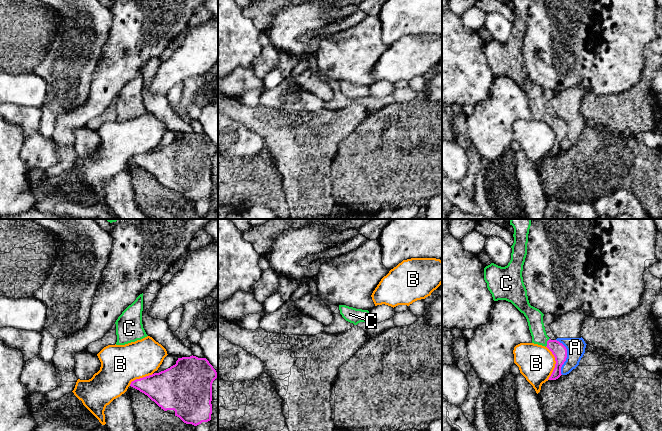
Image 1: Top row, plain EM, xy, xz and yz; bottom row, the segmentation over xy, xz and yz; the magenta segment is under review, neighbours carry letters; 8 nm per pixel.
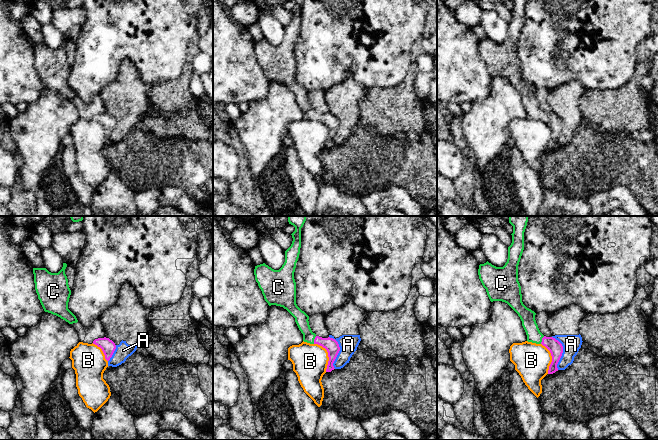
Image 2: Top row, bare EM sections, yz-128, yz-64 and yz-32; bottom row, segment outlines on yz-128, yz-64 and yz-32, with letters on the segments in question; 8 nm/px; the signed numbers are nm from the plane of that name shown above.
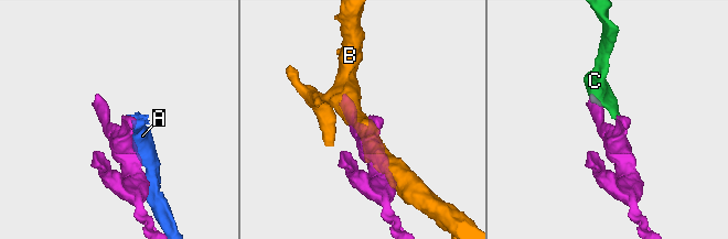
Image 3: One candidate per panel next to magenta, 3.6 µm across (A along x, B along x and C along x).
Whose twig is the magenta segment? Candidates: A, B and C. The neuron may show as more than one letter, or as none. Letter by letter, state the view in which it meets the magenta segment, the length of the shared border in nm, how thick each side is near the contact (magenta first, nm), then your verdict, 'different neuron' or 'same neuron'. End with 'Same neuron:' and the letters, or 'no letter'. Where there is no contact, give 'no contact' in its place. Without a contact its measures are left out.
A: contact in yz; length 300 nm; calibres 120 and 150 nm; different neuron
B: contact in yz; length 280 nm; calibres 120 and 300 nm; different neuron
C: contact in yz; length 80 nm; calibres 120 and 140 nm; same neuron
Same neuron: C

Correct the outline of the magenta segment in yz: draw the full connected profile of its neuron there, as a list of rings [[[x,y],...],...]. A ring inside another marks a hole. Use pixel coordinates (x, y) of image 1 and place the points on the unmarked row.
[[[510,0],[514,4],[514,19],[511,22],[511,36],[507,42],[494,39],[484,44],[484,56],[493,76],[511,78],[527,95],[532,119],[547,123],[555,133],[555,144],[548,156],[556,156],[567,134],[566,123],[557,116],[551,116],[545,107],[544,90],[530,81],[523,58],[522,47],[527,31],[528,10],[531,0]]]

